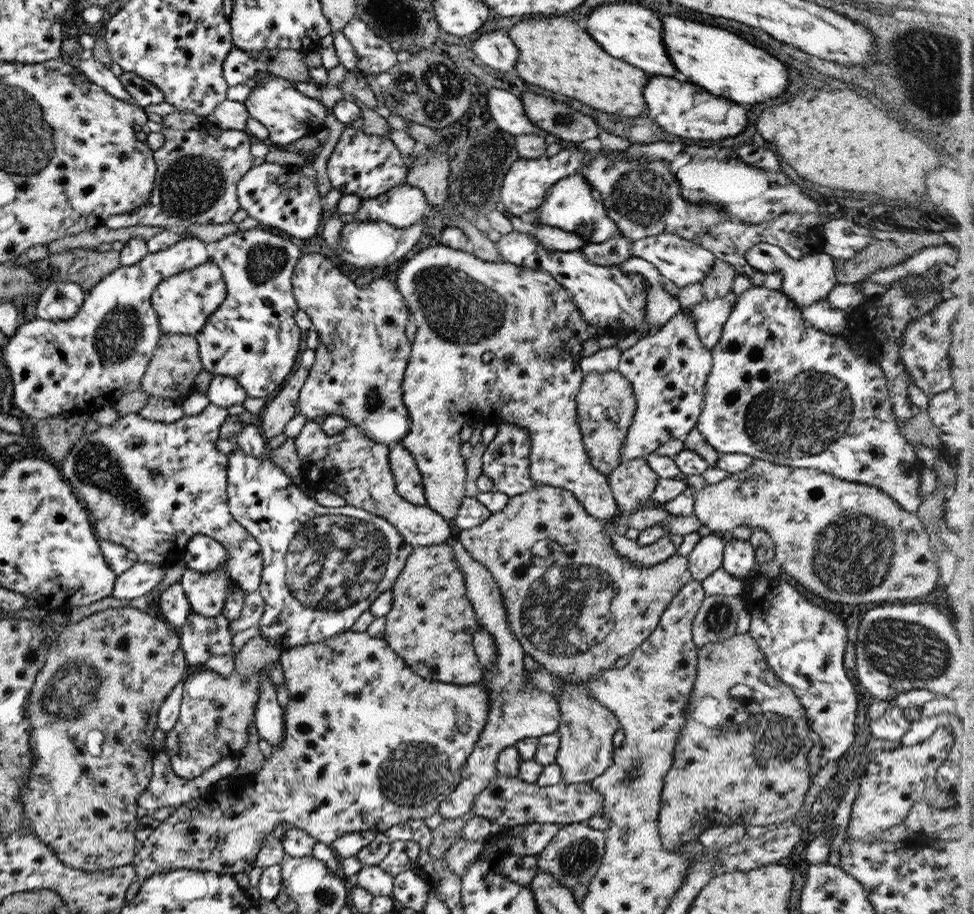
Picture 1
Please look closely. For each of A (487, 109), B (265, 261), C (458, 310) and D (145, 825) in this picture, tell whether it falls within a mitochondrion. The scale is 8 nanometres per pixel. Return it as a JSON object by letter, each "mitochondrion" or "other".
{"A":"other","B":"mitochondrion","C":"mitochondrion","D":"other"}

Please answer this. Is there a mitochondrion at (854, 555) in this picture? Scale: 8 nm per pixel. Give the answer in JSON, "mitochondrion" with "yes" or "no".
{"mitochondrion":"yes"}

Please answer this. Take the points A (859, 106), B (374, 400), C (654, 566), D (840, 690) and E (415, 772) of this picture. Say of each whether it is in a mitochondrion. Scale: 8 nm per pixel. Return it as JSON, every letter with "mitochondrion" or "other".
{"A":"other","B":"mitochondrion","C":"other","D":"other","E":"mitochondrion"}

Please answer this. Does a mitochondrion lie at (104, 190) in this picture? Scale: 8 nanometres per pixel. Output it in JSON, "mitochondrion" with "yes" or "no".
{"mitochondrion":"no"}

